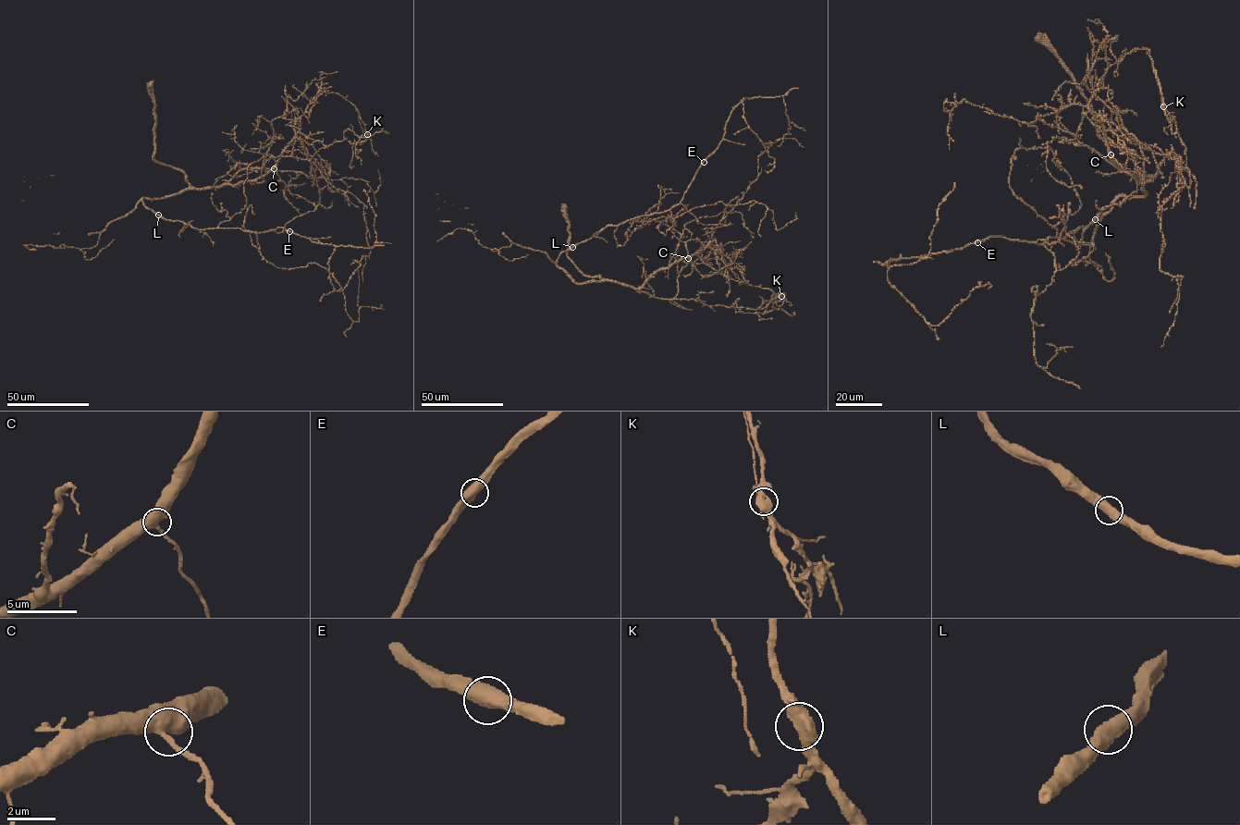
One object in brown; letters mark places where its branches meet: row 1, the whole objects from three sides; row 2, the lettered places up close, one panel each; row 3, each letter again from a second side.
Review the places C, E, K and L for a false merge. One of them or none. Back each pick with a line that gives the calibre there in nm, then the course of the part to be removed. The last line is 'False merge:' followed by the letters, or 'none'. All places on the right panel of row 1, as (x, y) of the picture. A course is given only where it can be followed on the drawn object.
K: calibre 600 nm; course (1163, 106), (1170, 116), (1168, 119), (1174, 118), (1185, 152)
False merge: K

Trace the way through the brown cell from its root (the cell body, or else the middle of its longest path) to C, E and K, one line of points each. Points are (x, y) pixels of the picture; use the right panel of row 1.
C: (1109, 205), (1120, 195), (1144, 195), (1142, 183), (1153, 178), (1135, 178), (1123, 171), (1111, 159), (1111, 154)
E: (1109, 205), (1087, 227), (1081, 227), (1064, 239), (1049, 238), (1044, 243), (1034, 243), (990, 236), (977, 242)
K: (1109, 205), (1144, 195), (1153, 178), (1111, 158), (1089, 107), (1106, 70), (1147, 49), (1163, 106)

